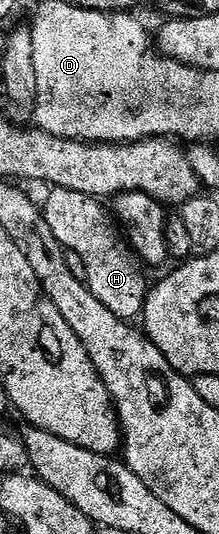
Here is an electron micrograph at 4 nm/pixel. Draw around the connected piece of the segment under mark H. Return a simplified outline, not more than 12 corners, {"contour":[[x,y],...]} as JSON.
{"contour":[[55,187],[48,225],[116,317],[146,310],[147,272],[113,214]]}

